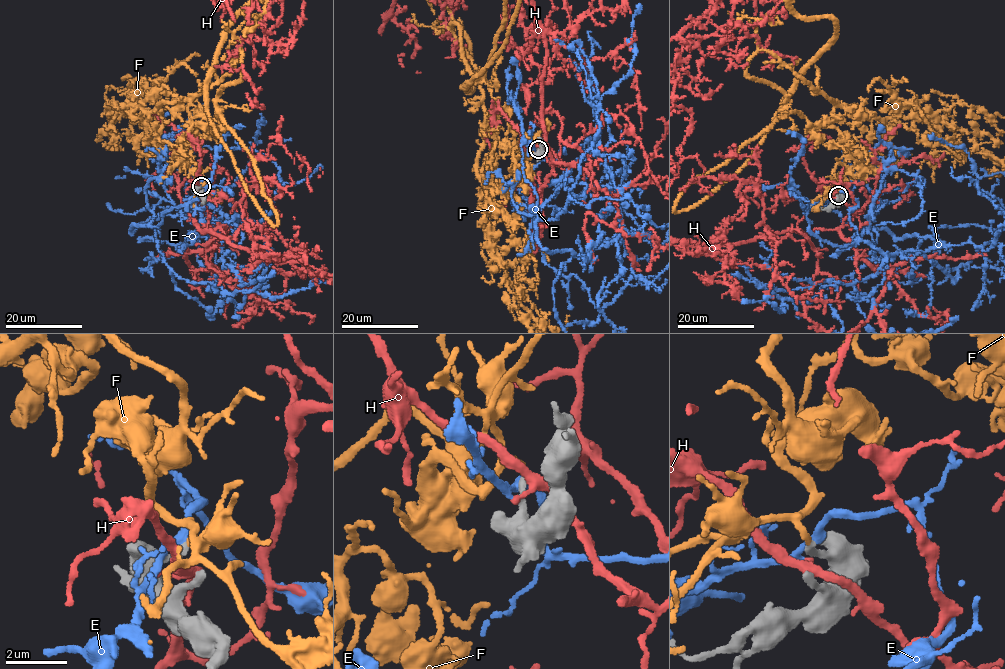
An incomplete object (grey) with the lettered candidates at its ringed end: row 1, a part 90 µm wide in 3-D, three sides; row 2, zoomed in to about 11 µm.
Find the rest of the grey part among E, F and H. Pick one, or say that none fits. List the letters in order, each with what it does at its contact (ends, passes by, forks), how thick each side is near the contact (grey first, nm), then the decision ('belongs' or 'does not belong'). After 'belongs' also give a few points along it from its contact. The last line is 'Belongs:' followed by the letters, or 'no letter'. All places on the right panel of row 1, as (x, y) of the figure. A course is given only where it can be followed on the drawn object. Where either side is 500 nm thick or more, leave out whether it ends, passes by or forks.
E: it passes by; 240 nm thick on the grey side, 240 nm on the other; does not belong
F: it passes by; 240 nm thick on the grey side, 130 nm on the other; belongs
H: it forks there; 280 nm thick on the grey side, 260 nm on the other; does not belong
Belongs: F

